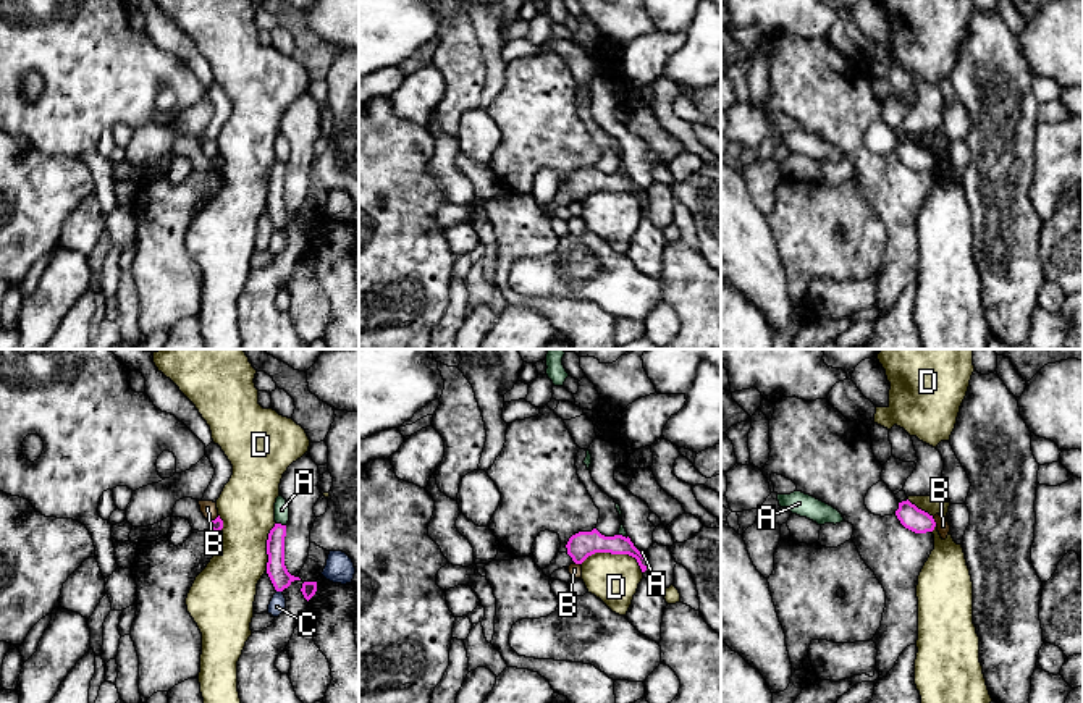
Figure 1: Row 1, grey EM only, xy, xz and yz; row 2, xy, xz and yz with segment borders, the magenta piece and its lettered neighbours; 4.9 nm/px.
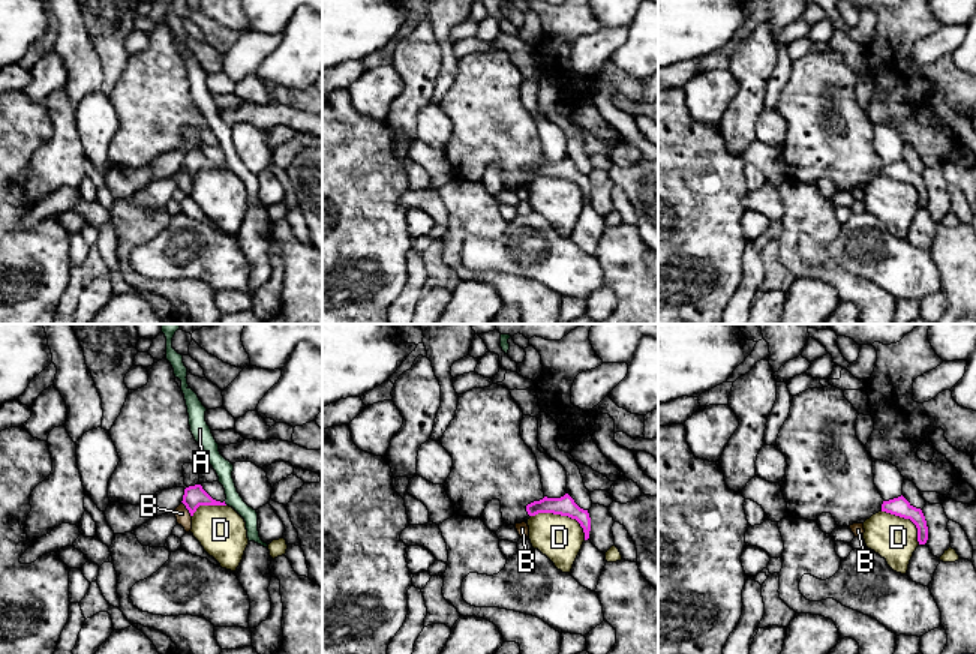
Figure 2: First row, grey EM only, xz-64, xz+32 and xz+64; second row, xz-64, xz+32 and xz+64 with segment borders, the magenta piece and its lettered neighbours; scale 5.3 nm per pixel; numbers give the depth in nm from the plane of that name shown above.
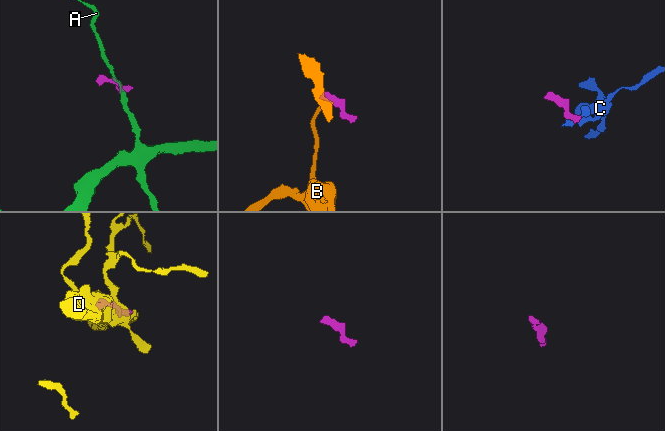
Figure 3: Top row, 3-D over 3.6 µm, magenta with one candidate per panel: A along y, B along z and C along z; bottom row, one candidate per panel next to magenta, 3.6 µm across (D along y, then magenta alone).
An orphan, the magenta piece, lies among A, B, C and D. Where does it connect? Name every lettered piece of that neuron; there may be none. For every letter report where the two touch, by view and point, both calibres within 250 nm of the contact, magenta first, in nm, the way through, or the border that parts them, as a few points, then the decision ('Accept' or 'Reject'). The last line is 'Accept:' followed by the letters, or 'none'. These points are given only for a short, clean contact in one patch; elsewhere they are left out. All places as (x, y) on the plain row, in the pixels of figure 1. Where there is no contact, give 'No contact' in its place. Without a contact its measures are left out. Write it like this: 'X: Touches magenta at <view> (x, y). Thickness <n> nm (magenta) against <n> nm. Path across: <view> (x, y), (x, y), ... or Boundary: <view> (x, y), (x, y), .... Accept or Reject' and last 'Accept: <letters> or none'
A: Touches magenta at xy (280, 162). Thickness 100 nm (magenta) against 80 nm. Boundary: xy (277, 160), (285, 164). Reject
B: Touches magenta at xz (577, 201). Thickness 130 nm (magenta) against 60 nm. Boundary: xz (574, 199), (579, 202). Reject
C: Touches magenta at xy (280, 228). Thickness 100 nm (magenta) against 90 nm. Boundary: xy (277, 228), (282, 230). Reject
D: Touches magenta at xz (615, 191). Thickness 130 nm (magenta) against 240 nm. Reject
Accept: none

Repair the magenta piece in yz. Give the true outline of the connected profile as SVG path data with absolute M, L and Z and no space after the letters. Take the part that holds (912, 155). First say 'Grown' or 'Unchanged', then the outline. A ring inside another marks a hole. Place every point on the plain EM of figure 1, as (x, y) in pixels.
Unchanged. M908 137L899 141L899 147L895 149L895 154L905 166L915 171L933 170L936 165L933 154L918 147Z

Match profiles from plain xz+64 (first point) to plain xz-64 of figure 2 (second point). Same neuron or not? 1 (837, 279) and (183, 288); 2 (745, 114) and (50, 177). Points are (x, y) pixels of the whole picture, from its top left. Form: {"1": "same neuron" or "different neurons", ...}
{"1": "same neuron", "2": "different neurons"}

